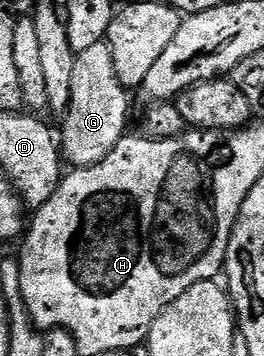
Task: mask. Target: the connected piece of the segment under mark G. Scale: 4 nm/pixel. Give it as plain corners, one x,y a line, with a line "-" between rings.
106,42
89,43
75,56
71,78
71,105
65,112
67,120
61,131
61,155
76,168
100,163
124,138
127,127
128,88
119,81
114,57

